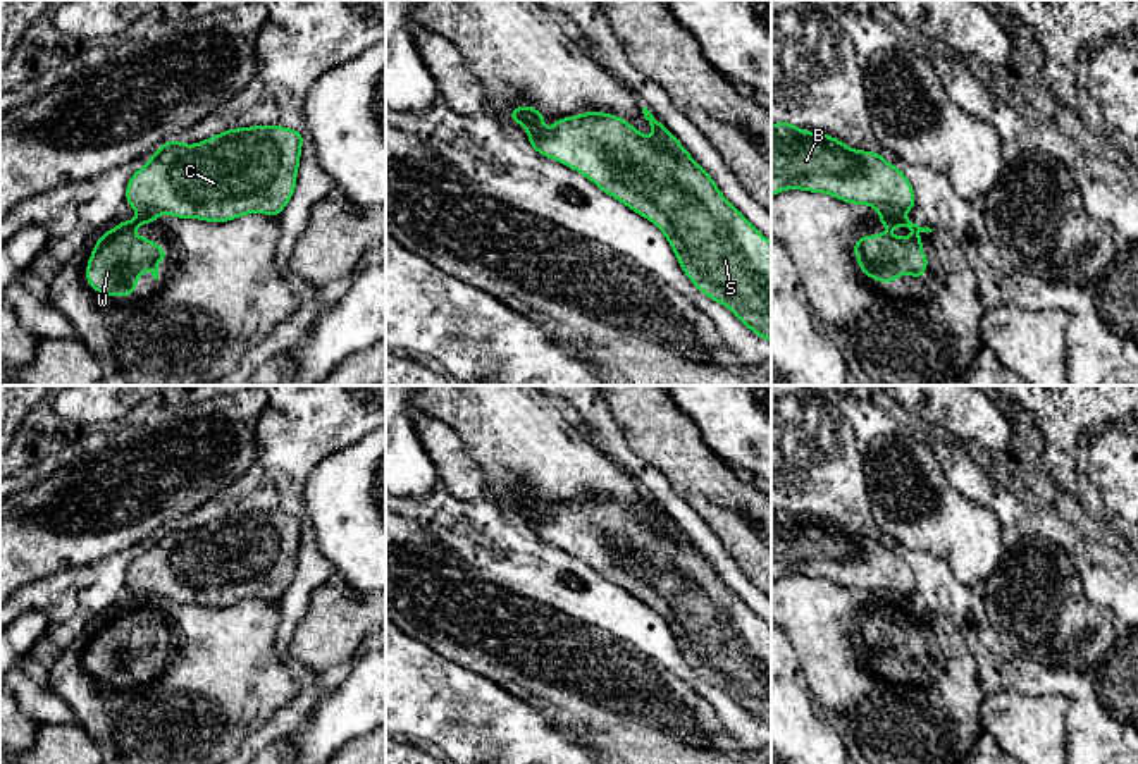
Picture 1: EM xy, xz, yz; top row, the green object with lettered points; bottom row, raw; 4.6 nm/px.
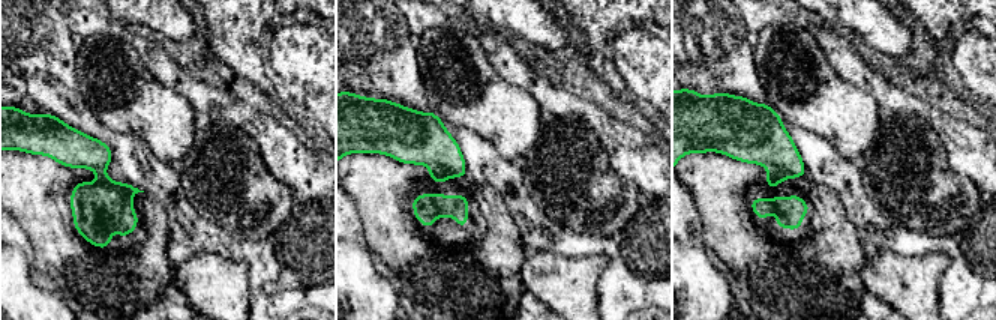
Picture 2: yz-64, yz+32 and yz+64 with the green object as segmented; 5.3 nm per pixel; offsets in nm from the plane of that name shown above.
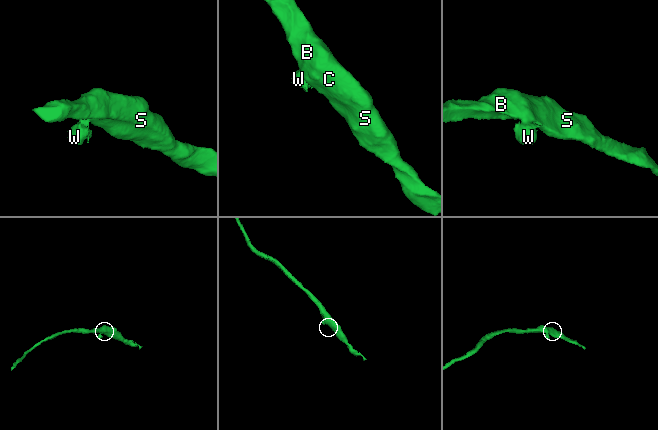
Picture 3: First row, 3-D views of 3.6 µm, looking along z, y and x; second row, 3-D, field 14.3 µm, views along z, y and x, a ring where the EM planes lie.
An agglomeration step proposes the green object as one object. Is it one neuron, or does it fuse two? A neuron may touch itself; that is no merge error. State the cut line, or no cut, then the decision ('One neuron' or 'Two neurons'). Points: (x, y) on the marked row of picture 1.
Split along yz (877, 207), (899, 212). Two neurons

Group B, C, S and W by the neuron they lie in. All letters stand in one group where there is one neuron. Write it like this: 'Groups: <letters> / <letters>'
Groups: B C S / W

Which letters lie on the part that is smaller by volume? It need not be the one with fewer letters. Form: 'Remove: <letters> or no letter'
Remove: W

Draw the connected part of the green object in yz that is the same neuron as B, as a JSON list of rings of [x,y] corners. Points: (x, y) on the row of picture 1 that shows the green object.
[[[776,122],[771,124],[771,196],[785,189],[826,193],[845,203],[895,212],[916,208],[909,179],[880,153]]]

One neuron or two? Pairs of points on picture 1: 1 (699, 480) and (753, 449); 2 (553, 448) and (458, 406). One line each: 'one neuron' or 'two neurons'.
1: two neurons
2: one neuron

